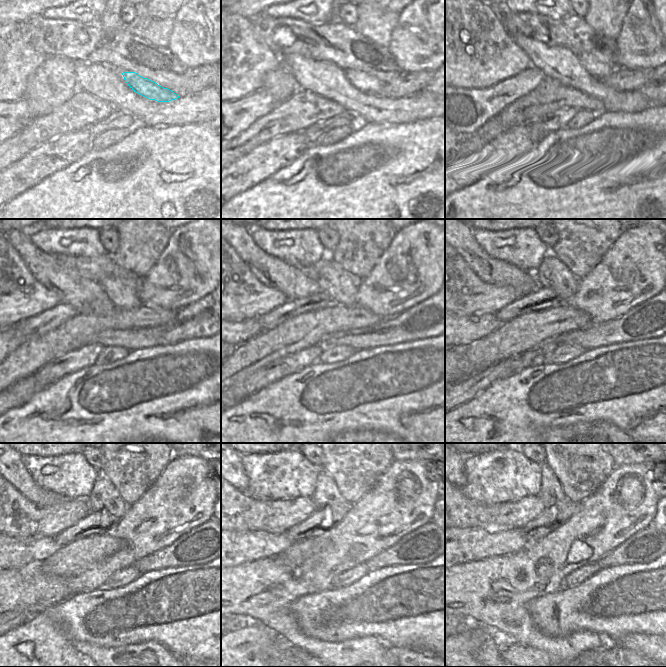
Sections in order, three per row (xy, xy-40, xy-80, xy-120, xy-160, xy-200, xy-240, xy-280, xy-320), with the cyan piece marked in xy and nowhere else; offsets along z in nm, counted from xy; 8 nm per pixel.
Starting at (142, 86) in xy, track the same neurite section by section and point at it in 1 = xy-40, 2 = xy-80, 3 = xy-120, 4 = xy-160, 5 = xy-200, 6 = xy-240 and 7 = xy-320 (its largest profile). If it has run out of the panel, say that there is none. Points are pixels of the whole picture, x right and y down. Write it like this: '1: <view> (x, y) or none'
1: xy-40 (368, 84)
2: xy-80 (591, 71)
3: xy-120 (118, 287)
4: xy-160 (342, 286)
5: xy-200 (551, 273)
6: xy-240 (104, 496)
7: xy-320 (551, 492)

